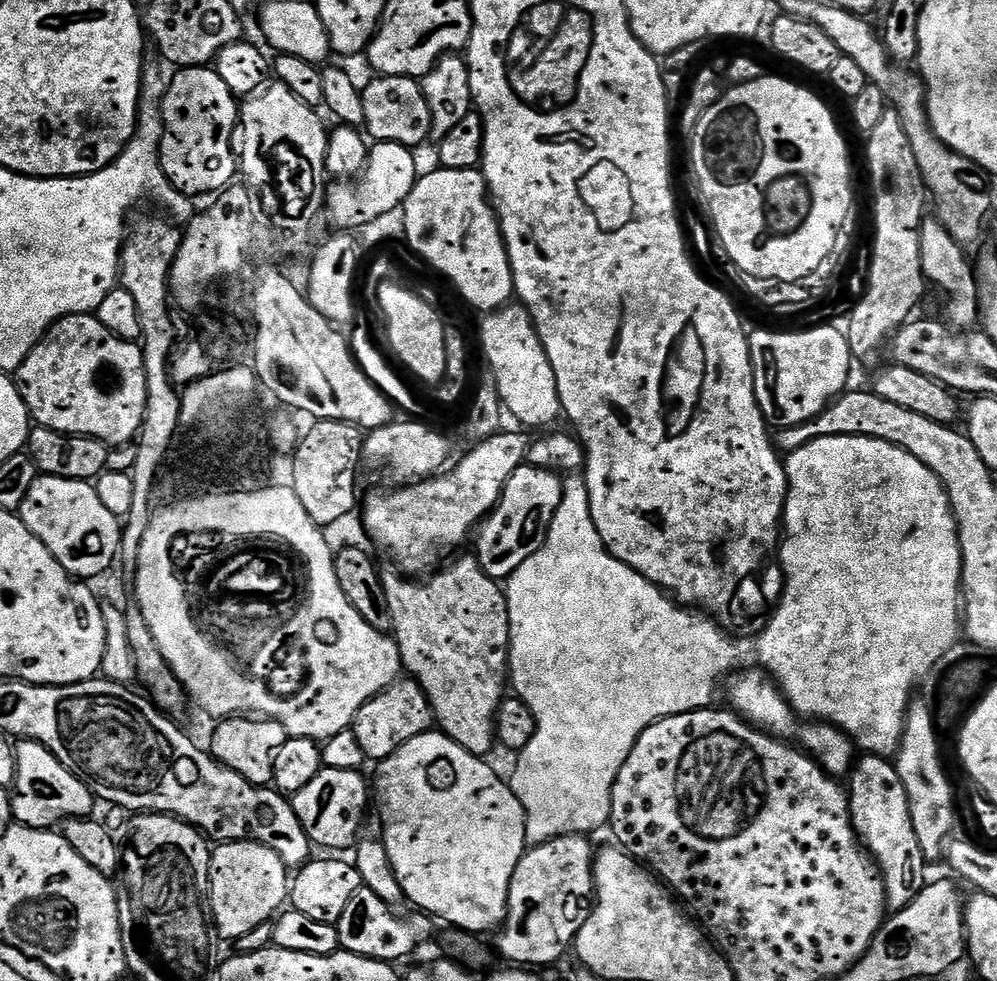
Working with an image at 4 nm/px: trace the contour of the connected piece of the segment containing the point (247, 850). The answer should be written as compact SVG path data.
M239 840L229 844L217 843L212 848L212 861L210 862L210 916L214 921L214 928L228 939L235 942L242 938L242 934L250 934L254 926L269 923L285 907L290 896L290 869L287 864L270 850L270 846L257 844L255 840Z

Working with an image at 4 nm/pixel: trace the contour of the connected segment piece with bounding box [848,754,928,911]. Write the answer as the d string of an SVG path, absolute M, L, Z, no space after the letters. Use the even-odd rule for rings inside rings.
M863 755L848 780L852 825L863 846L880 866L887 907L900 911L910 904L928 883L928 861L922 854L918 834L910 817L909 798L895 765L887 758Z

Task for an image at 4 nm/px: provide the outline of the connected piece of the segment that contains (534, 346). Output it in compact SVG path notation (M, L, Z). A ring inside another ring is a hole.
M516 302L509 303L506 312L512 315L509 320L500 320L497 324L492 320L485 322L484 337L480 340L484 356L488 359L487 367L492 368L497 378L503 407L509 413L512 411L513 418L521 420L525 429L552 424L556 415L561 415L562 409L550 358L542 346L530 313L522 311L521 305Z

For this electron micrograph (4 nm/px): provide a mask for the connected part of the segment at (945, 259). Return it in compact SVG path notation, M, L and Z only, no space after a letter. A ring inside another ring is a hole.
M939 218L925 219L920 226L920 257L925 281L948 299L947 323L957 330L968 330L980 319L979 286L976 268L968 261L965 245L959 244L946 230Z

